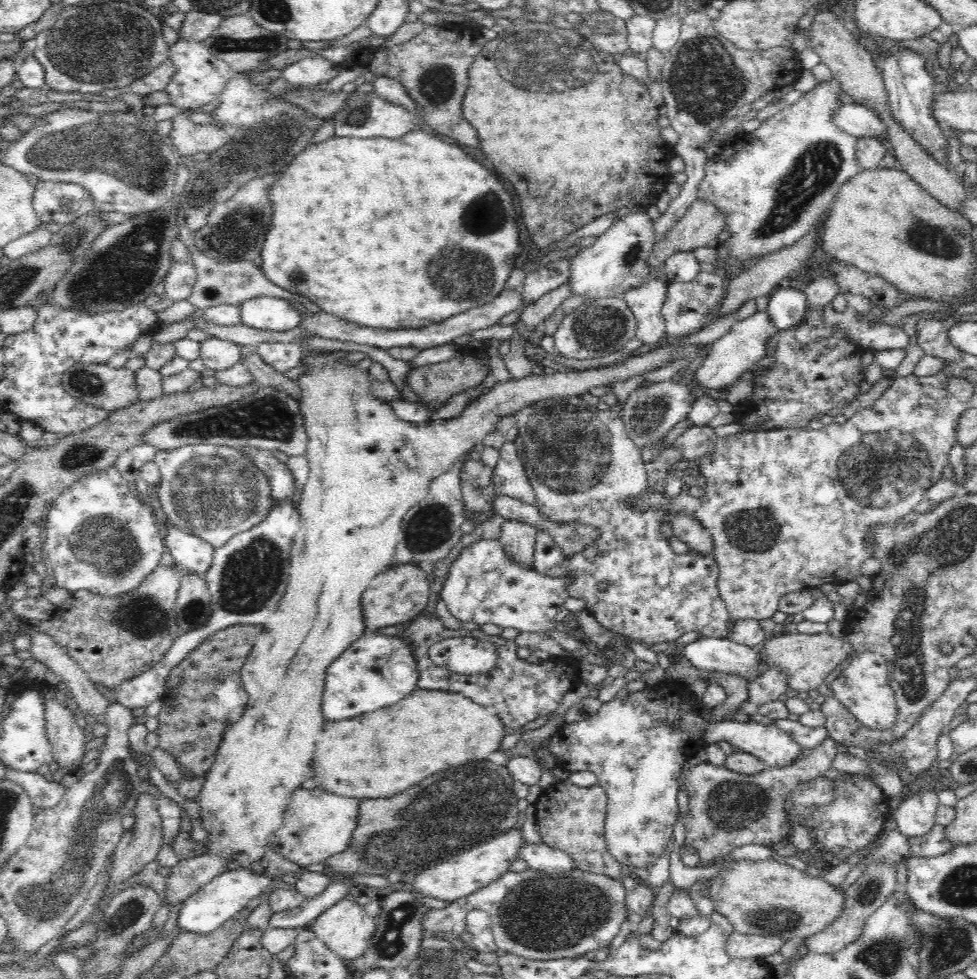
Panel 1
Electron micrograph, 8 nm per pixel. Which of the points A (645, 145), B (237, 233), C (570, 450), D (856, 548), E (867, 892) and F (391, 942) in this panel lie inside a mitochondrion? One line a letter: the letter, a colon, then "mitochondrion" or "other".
A: other
B: mitochondrion
C: mitochondrion
D: other
E: mitochondrion
F: mitochondrion

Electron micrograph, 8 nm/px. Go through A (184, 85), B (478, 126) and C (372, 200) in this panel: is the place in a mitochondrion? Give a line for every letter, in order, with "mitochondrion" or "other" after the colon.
A: other
B: other
C: other

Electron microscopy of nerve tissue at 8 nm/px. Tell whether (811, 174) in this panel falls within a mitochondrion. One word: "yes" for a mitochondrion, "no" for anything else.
yes

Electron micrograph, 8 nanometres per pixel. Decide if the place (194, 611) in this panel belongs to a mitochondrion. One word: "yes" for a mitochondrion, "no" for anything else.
yes

